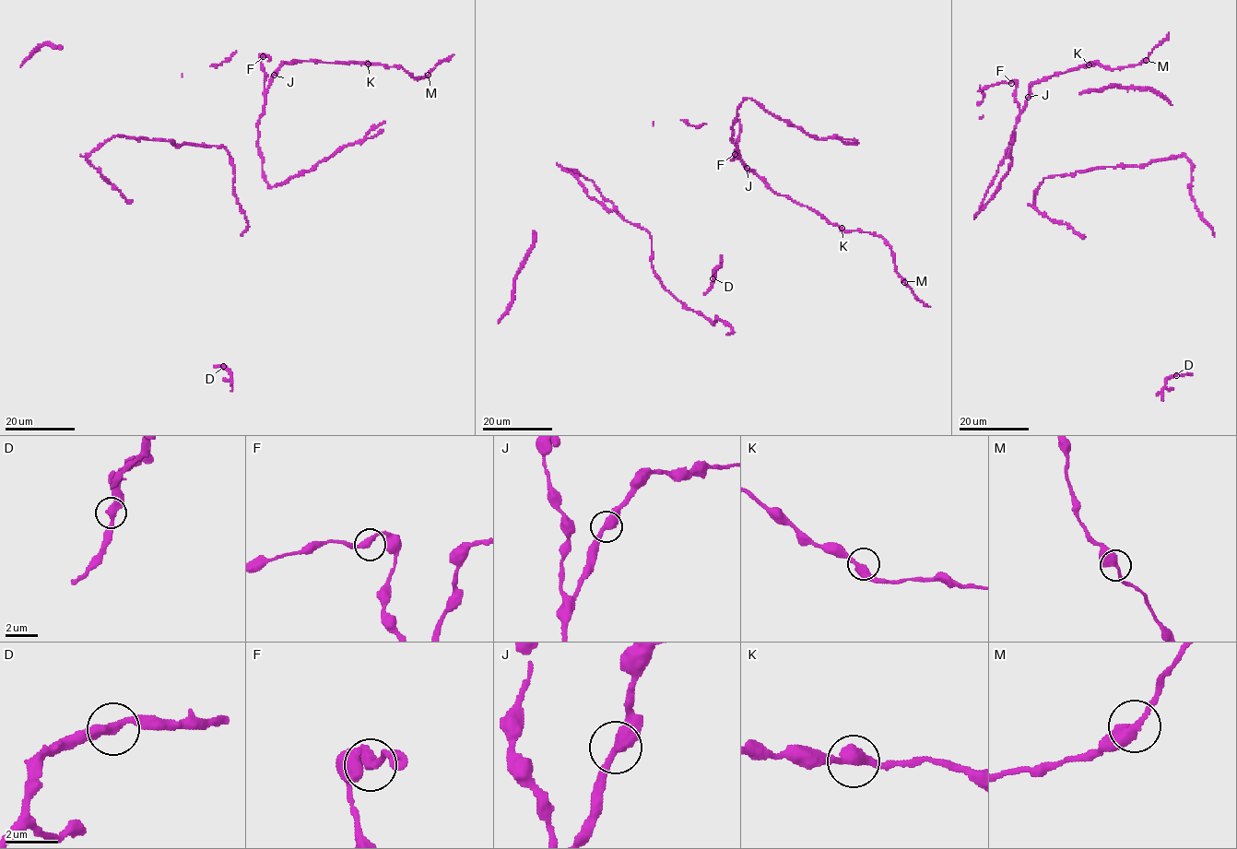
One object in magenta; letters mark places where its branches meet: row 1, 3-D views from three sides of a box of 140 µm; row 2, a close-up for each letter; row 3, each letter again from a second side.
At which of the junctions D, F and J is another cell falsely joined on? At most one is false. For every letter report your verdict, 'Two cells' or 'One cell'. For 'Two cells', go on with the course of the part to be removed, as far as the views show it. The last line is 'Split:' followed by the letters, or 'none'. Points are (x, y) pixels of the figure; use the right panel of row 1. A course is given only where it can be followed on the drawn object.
D: One cell
F: One cell
J: One cell
Split: none

